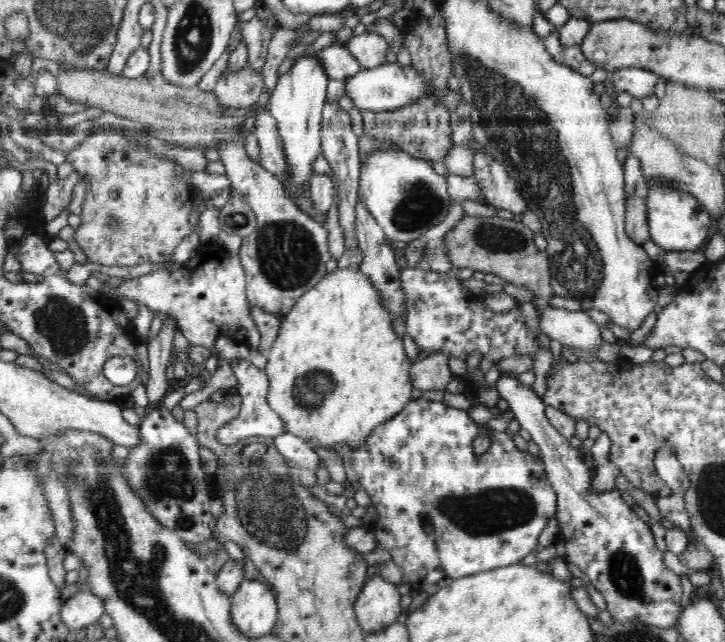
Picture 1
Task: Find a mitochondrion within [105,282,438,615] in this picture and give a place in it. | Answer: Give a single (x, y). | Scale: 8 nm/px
(267, 509)

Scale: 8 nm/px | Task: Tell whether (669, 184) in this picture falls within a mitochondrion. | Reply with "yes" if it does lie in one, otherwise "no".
no

